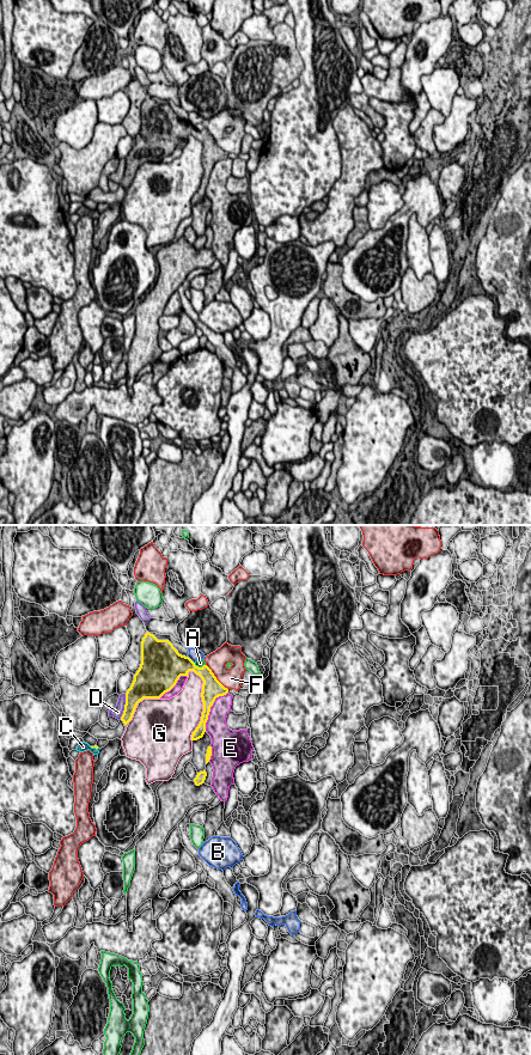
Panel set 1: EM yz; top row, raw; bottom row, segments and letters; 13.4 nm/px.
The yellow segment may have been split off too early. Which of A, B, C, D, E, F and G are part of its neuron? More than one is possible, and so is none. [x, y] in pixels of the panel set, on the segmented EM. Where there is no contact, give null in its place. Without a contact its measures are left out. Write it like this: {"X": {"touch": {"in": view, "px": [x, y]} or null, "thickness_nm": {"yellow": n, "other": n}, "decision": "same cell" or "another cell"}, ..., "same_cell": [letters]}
{"A": {"touch": {"in": "yz", "px": [200, 668]}, "thickness_nm": {"yellow": 240, "other": 120}, "decision": "another cell"}, "B": {"touch": {"in": "yz", "px": [190, 659]}, "thickness_nm": {"yellow": 340, "other": 160}, "decision": "another cell"}, "C": {"touch": {"in": "yz", "px": [95, 746]}, "thickness_nm": {"yellow": 50, "other": 130}, "decision": "same cell"}, "D": {"touch": {"in": "yz", "px": [124, 706]}, "thickness_nm": {"yellow": 240, "other": 140}, "decision": "another cell"}, "E": {"touch": {"in": "yz", "px": [209, 708]}, "thickness_nm": {"yellow": 240, "other": 280}, "decision": "another cell"}, "F": {"touch": {"in": "yz", "px": [215, 677]}, "thickness_nm": {"yellow": 280, "other": 280}, "decision": "another cell"}, "G": {"touch": {"in": "yz", "px": [203, 703]}, "thickness_nm": {"yellow": 280, "other": 460}, "decision": "another cell"}, "same_cell": ["C"]}

